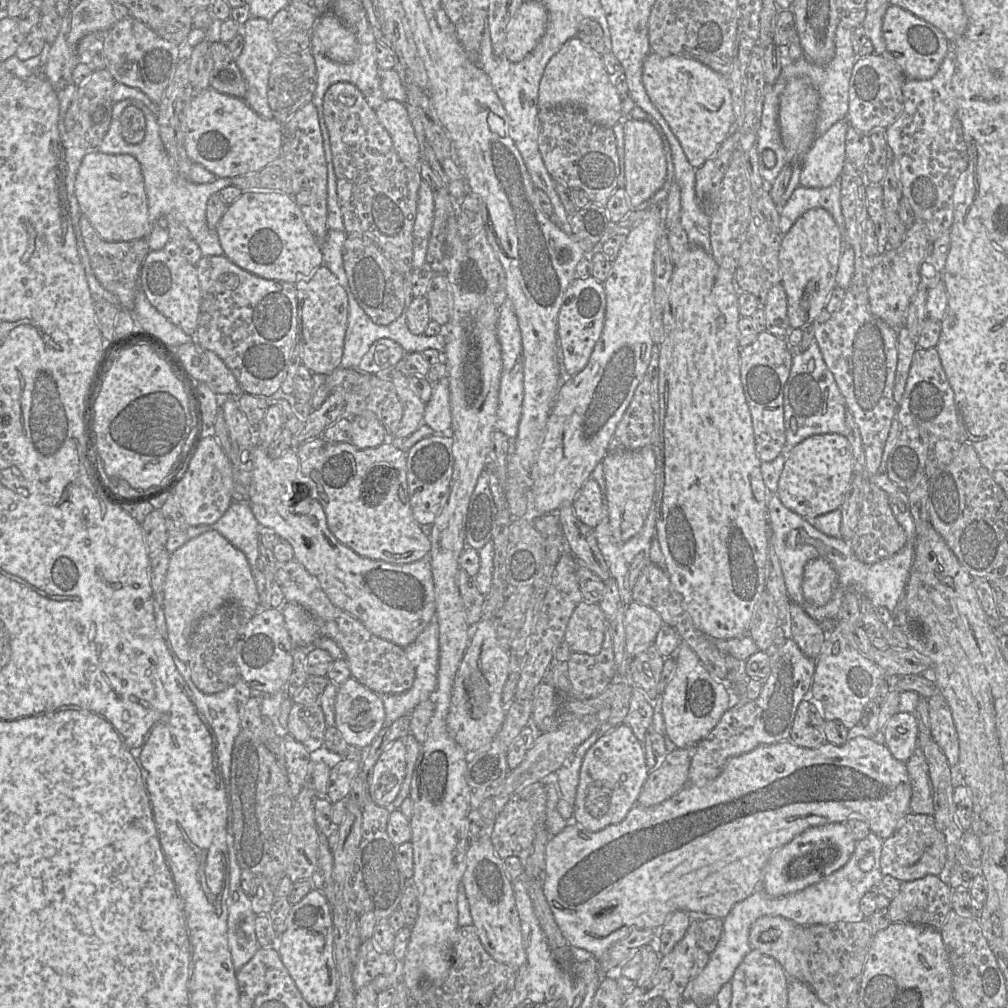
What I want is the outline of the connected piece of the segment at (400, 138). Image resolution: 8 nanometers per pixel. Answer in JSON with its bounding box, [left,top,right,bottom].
[375,99,421,166]

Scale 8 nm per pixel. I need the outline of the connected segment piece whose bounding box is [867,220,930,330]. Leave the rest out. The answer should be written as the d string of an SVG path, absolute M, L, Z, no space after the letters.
M915 220L907 229L901 245L896 249L888 249L868 275L867 293L870 310L895 330L905 326L909 306L919 288L921 264L927 254L929 244L925 226Z

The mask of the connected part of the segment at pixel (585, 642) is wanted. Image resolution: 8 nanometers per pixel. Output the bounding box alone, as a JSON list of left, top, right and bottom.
[563,601,606,654]

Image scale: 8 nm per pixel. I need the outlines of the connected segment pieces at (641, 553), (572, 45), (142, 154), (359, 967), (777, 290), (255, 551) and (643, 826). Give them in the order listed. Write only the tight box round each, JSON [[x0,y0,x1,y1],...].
[[591,463,657,606],[538,36,623,128],[98,99,232,256],[352,939,397,989],[764,283,792,338],[188,501,266,594],[542,736,912,959]]

